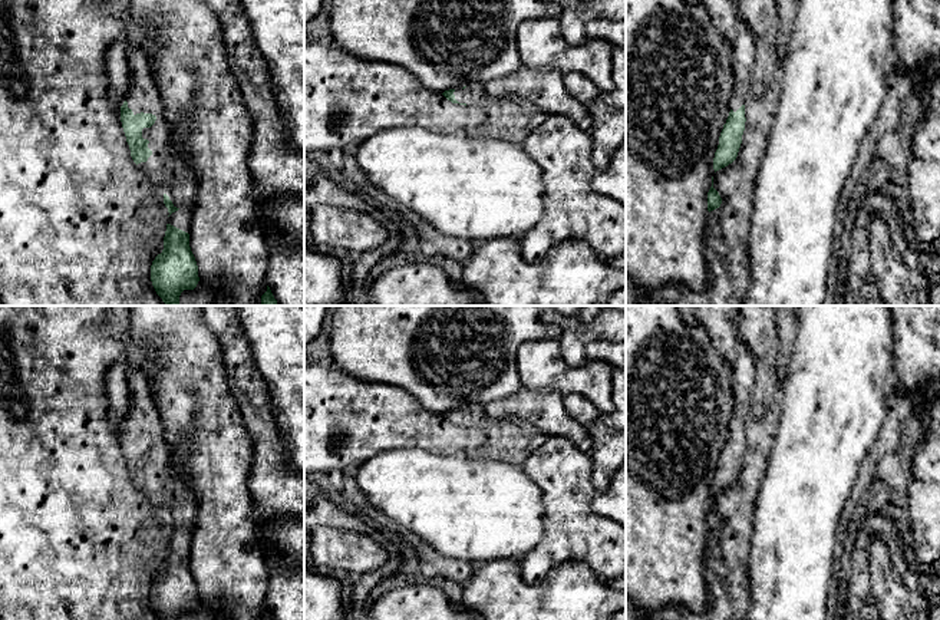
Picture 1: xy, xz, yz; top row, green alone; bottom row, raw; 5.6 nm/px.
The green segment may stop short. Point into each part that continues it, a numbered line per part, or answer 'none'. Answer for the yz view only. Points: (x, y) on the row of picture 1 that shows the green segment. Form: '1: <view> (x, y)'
1: yz (744, 48)

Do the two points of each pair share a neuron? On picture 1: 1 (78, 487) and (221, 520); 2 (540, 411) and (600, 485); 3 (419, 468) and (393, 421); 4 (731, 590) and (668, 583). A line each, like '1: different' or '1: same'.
1: different
2: different
3: different
4: different

